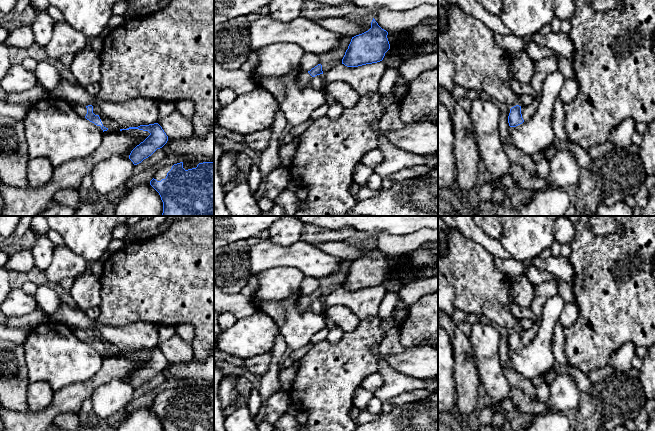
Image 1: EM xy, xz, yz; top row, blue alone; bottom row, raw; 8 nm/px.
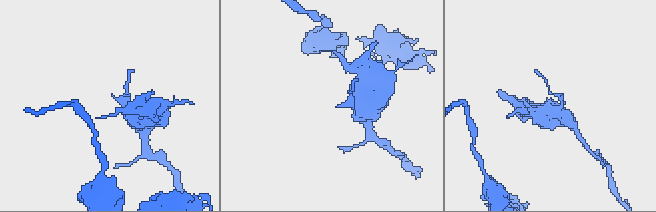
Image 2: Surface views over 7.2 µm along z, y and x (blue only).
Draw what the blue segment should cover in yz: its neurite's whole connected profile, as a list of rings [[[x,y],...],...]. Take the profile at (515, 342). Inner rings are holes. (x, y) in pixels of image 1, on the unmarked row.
[[[547,281],[534,287],[534,298],[530,308],[535,315],[535,322],[529,330],[516,329],[510,333],[508,340],[510,351],[522,348],[534,338],[541,325],[543,308],[546,302],[557,294],[558,285],[554,281]]]

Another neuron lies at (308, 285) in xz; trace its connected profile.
[[[305,276],[300,284],[300,291],[302,296],[308,296],[318,288],[320,288],[320,284],[318,279],[314,277]]]

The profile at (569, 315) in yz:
[[[576,302],[566,303],[559,317],[559,323],[565,328],[574,325],[579,317],[579,308]]]

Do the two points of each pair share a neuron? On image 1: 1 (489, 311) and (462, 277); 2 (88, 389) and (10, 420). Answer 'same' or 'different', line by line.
1: same
2: same

